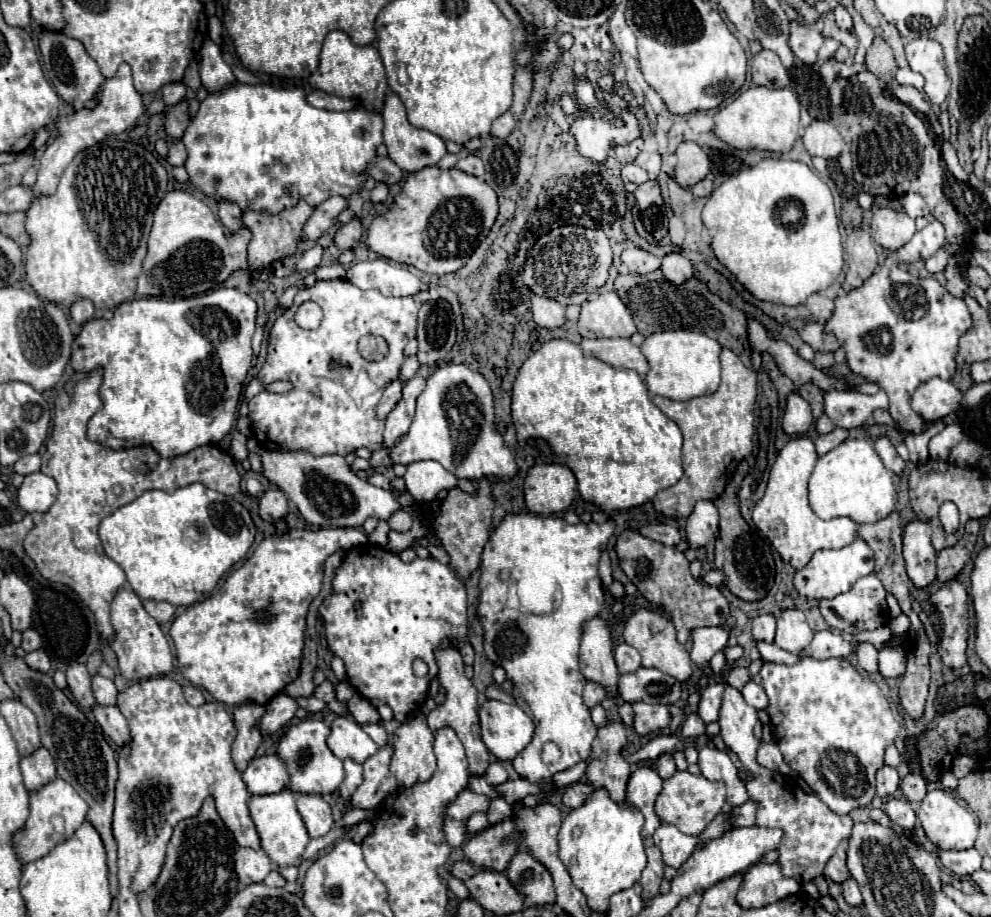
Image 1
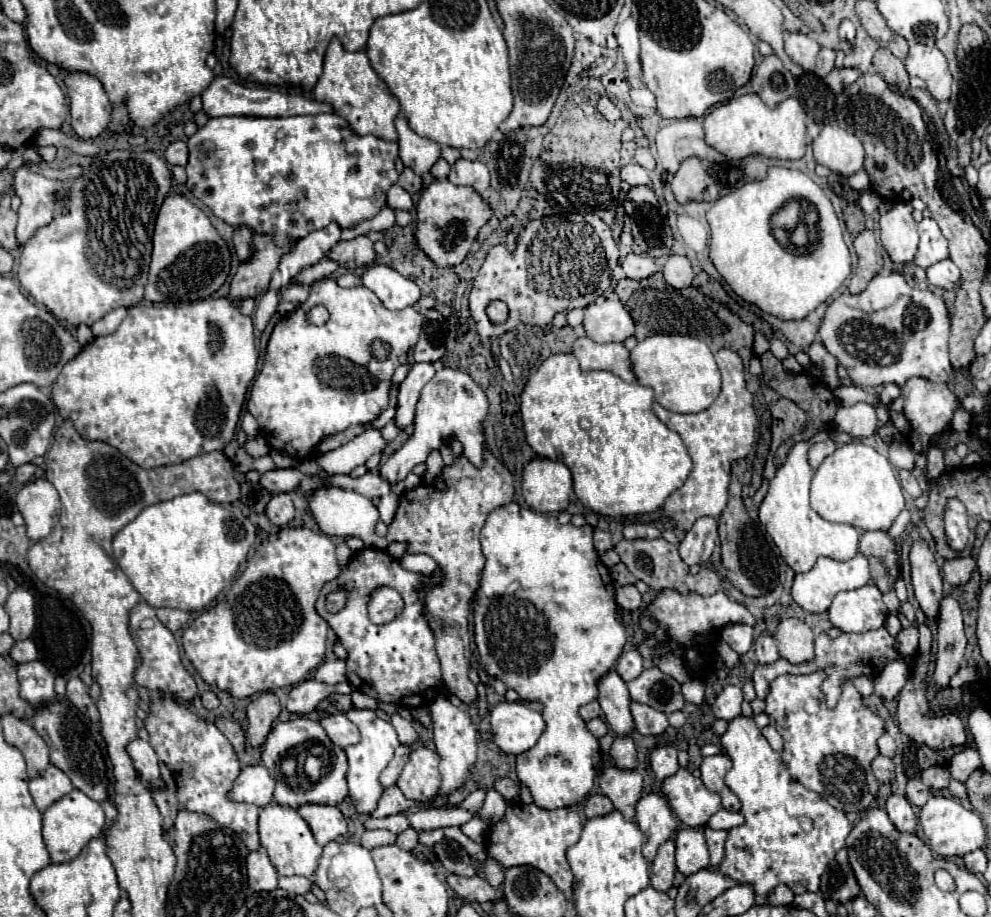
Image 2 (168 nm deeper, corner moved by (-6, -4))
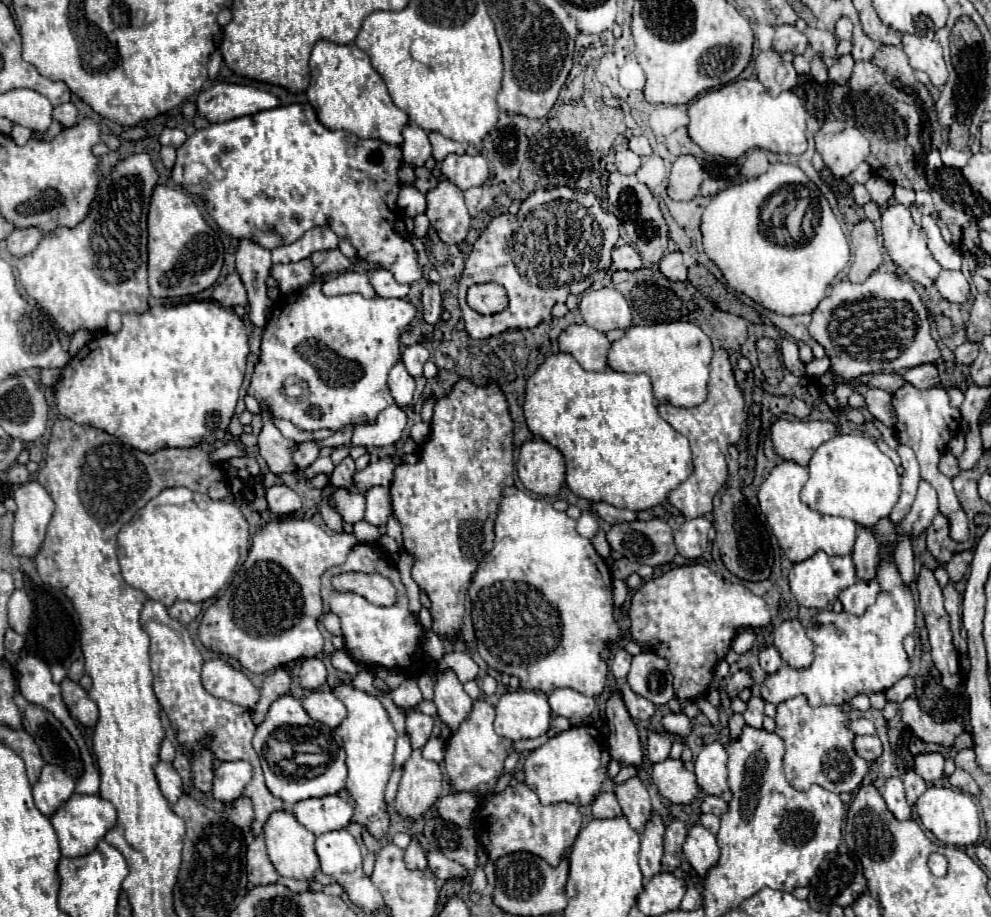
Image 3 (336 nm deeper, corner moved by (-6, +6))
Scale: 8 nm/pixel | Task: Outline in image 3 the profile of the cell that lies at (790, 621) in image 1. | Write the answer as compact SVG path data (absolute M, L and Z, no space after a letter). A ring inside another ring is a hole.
M784 621L774 633L774 647L778 649L782 661L794 669L806 669L814 661L814 649L806 637L806 629L800 621Z

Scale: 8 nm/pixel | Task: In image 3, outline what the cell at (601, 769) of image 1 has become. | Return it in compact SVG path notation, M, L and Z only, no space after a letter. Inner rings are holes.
M638 777L628 779L622 785L616 785L616 797L624 811L624 817L628 819L630 827L636 833L644 831L644 825L648 823L652 811L650 811L650 797L646 787Z

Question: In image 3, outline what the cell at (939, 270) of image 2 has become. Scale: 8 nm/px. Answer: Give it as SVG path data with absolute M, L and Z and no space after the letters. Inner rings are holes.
M942 271L936 281L936 287L940 295L950 303L964 305L970 301L970 283L962 275L962 271Z

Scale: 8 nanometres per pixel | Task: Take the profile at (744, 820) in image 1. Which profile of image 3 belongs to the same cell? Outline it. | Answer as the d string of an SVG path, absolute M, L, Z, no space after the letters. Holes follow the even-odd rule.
M704 795L702 803L700 803L702 813L714 813L714 815L722 815L726 811L726 807L728 807L728 803L716 795Z

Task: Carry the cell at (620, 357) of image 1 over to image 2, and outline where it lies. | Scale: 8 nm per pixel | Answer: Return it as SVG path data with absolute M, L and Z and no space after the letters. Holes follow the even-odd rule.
M580 337L574 341L572 353L578 357L580 367L584 371L604 369L604 371L612 371L624 381L636 381L636 373L630 361L630 351L622 343L600 345L588 337Z

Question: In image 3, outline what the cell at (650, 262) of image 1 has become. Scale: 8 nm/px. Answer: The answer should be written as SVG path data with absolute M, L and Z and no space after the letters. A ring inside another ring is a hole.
M630 245L616 247L612 251L612 271L616 269L640 269L644 267L644 261L638 257L638 253Z

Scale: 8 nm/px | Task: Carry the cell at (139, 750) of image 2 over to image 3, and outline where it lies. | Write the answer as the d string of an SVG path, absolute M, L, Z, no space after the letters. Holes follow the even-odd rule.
M160 763L156 767L156 777L158 777L158 783L160 783L162 795L168 799L170 805L174 805L184 793L182 779L180 779L178 771L172 765L168 765L168 763Z

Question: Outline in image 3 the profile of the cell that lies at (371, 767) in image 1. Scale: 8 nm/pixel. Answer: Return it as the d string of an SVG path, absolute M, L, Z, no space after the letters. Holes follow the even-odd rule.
M410 711L406 719L406 733L410 735L412 747L420 749L428 741L434 729L434 719L430 715L424 715L420 711Z

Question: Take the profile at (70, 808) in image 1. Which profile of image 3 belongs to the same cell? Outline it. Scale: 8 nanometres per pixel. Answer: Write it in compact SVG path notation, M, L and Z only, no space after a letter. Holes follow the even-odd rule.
M74 793L54 815L52 825L56 829L60 851L64 857L82 857L94 851L98 841L106 835L108 829L116 825L116 809L110 801L104 801L100 795L78 795Z

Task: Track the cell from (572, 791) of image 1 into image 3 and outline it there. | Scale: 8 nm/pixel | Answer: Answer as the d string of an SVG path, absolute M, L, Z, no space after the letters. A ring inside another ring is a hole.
M600 793L594 803L592 803L592 815L596 819L612 819L612 817L620 817L622 809L616 801L616 795L612 793Z

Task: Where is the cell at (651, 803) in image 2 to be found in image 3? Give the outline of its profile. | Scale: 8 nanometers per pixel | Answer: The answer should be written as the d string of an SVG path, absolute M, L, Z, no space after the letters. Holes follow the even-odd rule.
M652 817L642 833L642 849L640 849L640 869L644 881L650 881L654 875L662 871L662 839L664 839L664 821L660 817Z

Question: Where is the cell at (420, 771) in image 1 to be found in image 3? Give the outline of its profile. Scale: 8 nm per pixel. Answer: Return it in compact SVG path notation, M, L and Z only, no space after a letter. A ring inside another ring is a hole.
M420 749L412 751L412 757L404 765L404 775L398 785L394 807L404 819L416 821L438 801L442 791L442 771L434 761L426 761Z

